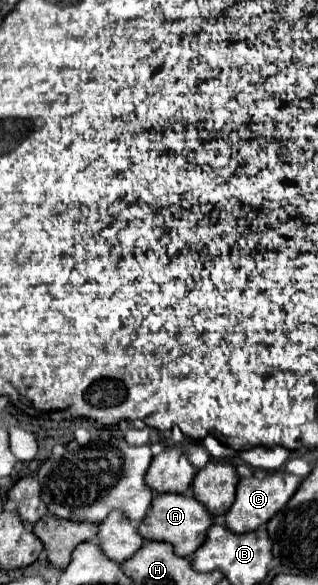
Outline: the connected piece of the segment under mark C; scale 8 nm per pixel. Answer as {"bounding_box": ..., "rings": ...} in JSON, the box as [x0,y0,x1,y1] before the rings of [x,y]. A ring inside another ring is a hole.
{"bounding_box":[226,470,302,534],"rings":[[[284,470],[266,472],[262,478],[258,478],[258,476],[242,478],[236,488],[236,500],[234,500],[232,508],[226,512],[226,526],[238,534],[256,530],[258,526],[266,524],[274,514],[278,514],[278,510],[282,510],[286,506],[286,502],[296,494],[300,484],[302,484],[300,476],[288,474]]]}

